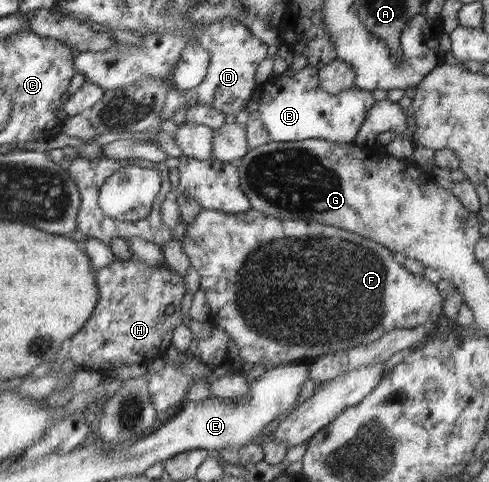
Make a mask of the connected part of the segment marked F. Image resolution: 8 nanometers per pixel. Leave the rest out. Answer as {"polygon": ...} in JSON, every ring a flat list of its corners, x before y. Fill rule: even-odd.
{"polygon":[[253,209,240,214,202,210,192,223,182,228,180,233,182,247,189,256,191,266,200,275,200,288,205,291,209,306,209,320,227,331,228,337,240,350,241,357,251,364,252,367,255,364,256,366,260,364,260,366,268,369,269,367,286,363,314,362,322,355,356,348,360,344,371,344,374,340,381,338,385,332,396,328,411,329,415,326,430,324,443,314,442,297,440,297,436,284,426,280,424,275,412,274,410,270,407,270,400,262,394,259,393,252,388,250,388,248,334,226,314,224,314,222,304,222,304,220,285,219,282,221]]}

